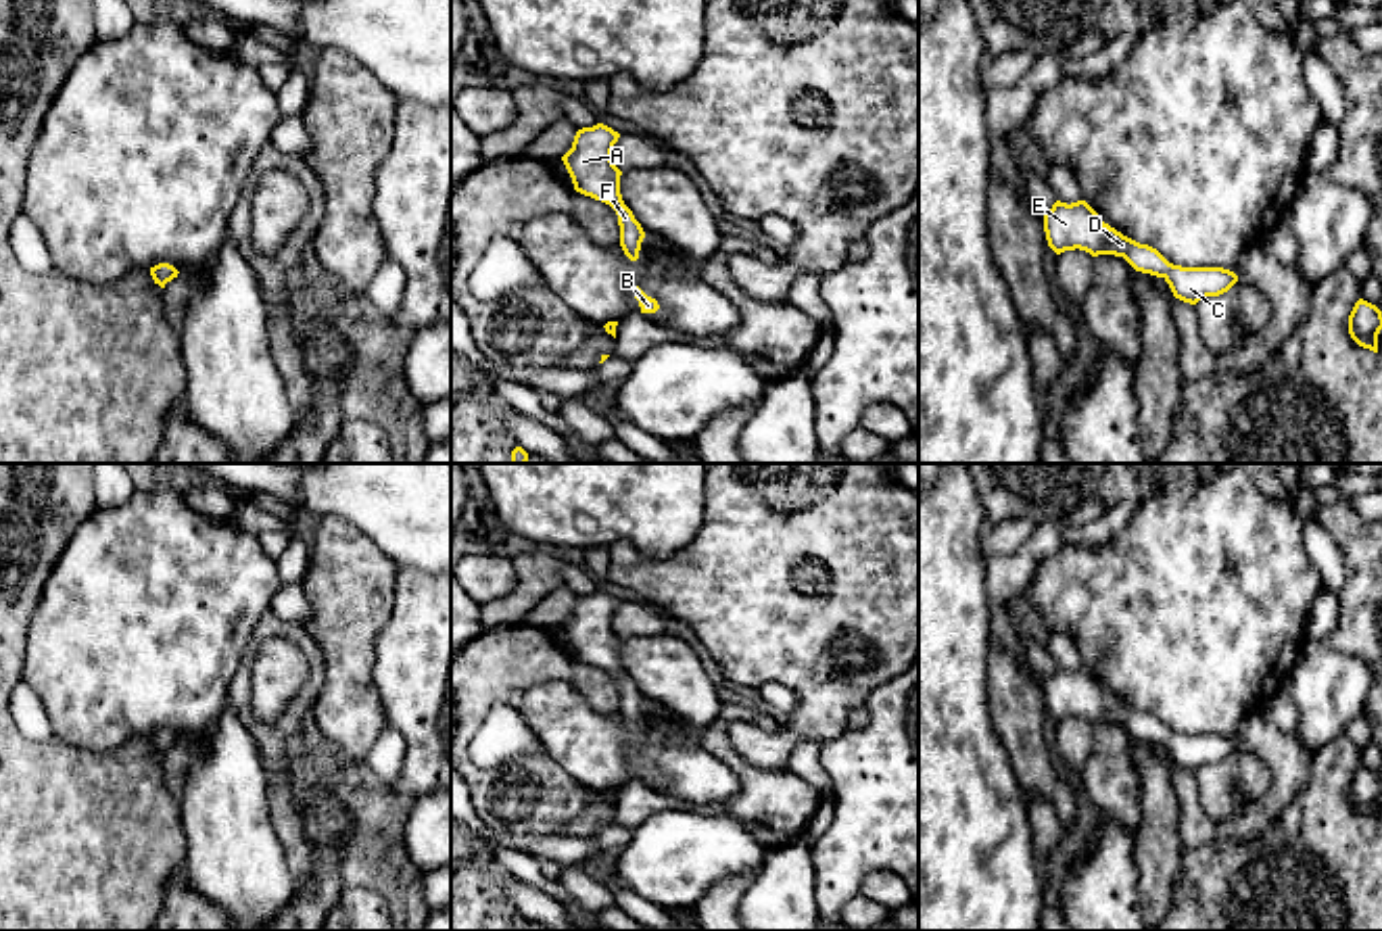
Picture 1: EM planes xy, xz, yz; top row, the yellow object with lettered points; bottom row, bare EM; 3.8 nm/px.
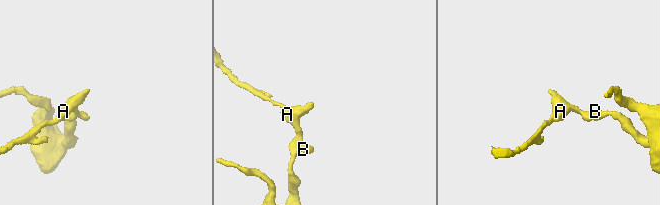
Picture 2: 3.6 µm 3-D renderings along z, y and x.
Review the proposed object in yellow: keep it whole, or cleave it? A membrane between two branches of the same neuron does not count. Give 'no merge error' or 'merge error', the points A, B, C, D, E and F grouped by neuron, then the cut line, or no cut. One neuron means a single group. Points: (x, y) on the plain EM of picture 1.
no merge error; A B C D E F; no cut

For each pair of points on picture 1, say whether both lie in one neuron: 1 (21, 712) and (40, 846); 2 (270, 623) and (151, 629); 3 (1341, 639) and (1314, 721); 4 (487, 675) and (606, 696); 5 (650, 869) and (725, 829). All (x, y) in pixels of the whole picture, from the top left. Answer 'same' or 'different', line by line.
1: different
2: different
3: different
4: same
5: same

